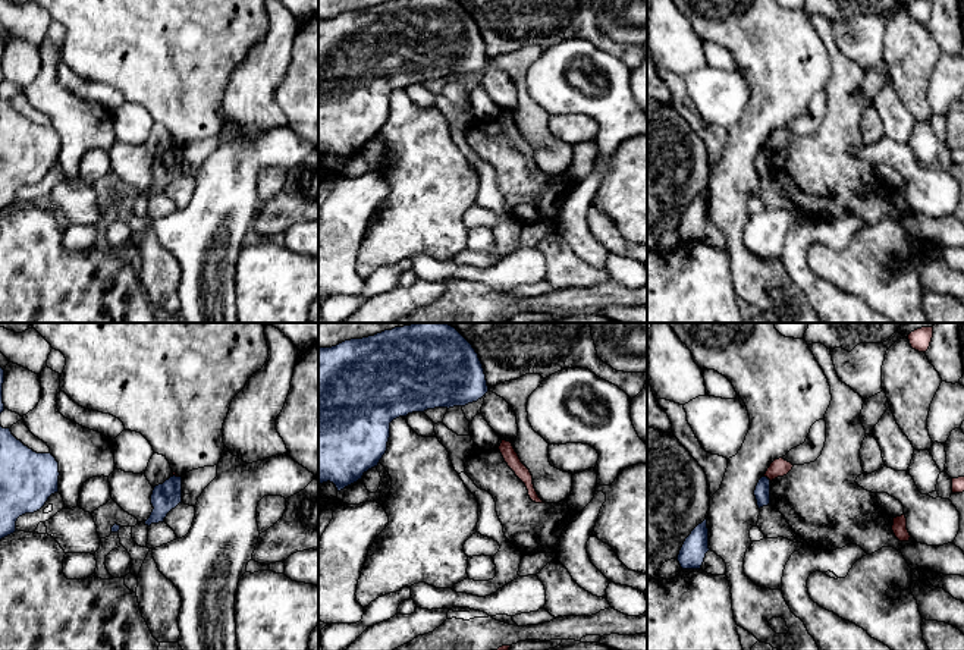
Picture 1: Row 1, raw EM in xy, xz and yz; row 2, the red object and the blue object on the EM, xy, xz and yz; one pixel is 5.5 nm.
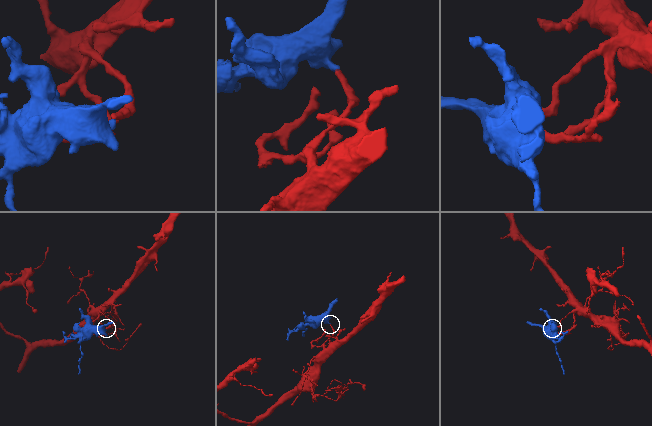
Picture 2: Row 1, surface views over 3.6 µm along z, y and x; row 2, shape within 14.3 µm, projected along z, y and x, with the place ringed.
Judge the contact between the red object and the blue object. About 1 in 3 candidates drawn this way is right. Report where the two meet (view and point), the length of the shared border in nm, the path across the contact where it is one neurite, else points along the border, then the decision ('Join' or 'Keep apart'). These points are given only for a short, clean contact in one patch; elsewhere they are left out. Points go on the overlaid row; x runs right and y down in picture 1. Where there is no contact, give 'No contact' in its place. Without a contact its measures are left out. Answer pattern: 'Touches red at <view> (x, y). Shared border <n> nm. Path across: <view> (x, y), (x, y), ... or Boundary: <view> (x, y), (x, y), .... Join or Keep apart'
Touches red at yz (768, 477). Shared border 50 nm. Boundary: yz (765, 476), (771, 480). Keep apart

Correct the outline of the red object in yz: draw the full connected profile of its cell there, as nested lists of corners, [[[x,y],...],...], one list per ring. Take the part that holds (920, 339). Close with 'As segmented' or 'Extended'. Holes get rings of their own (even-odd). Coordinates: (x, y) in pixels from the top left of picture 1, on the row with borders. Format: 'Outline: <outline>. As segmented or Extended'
Outline: [[[933,326],[917,329],[908,335],[911,348],[919,352],[926,352],[929,349],[932,337],[933,337]]]. As segmented

